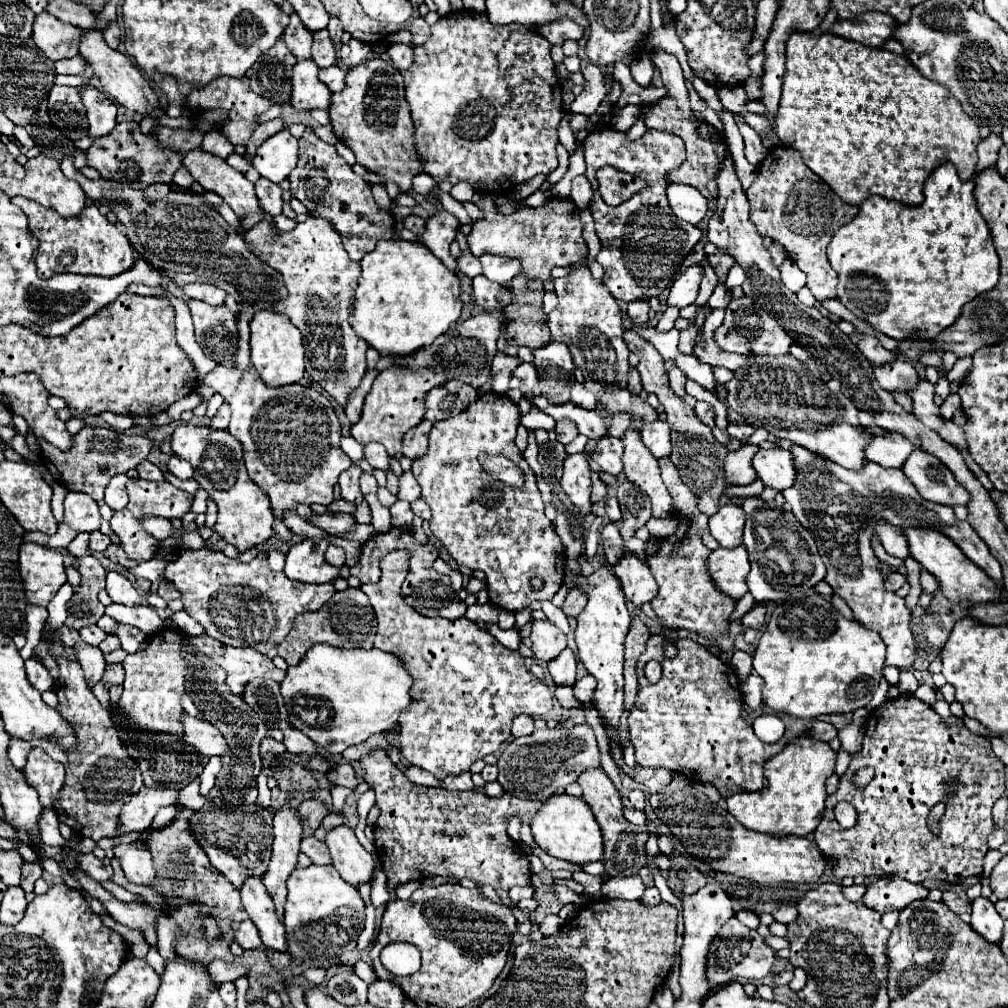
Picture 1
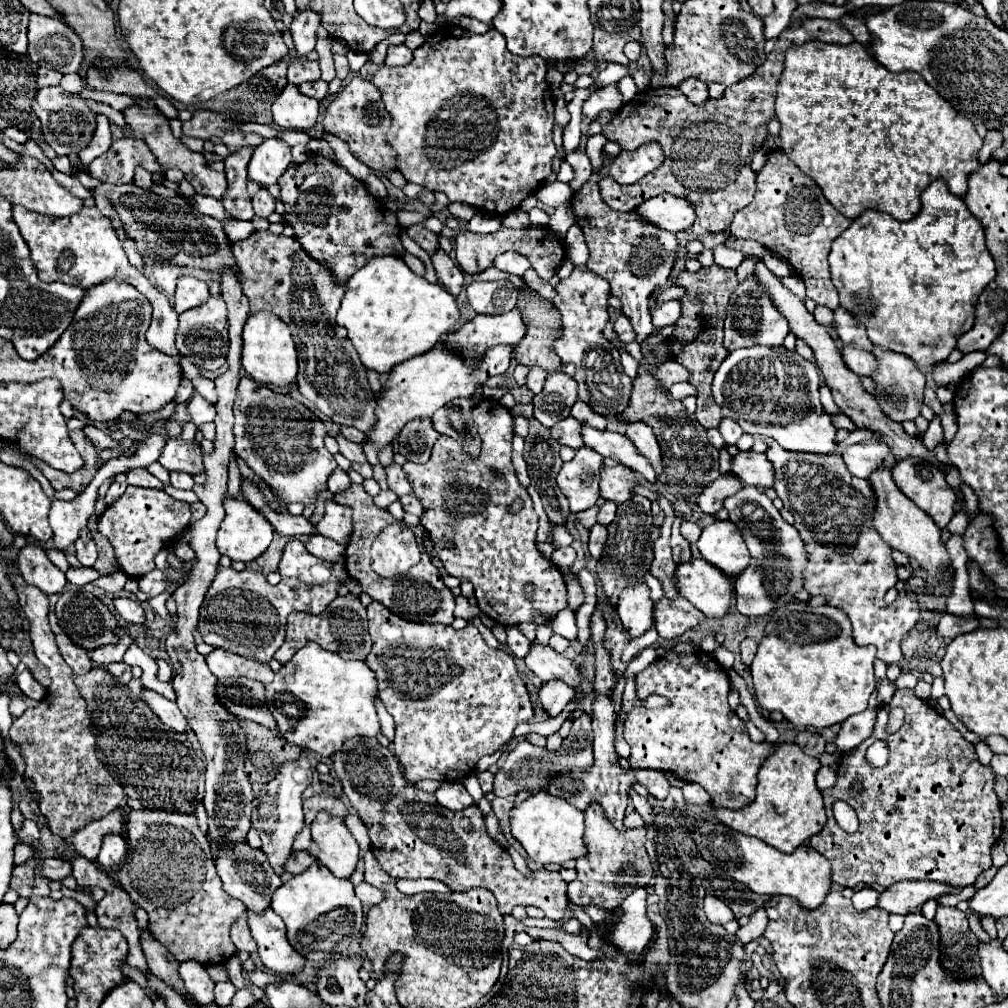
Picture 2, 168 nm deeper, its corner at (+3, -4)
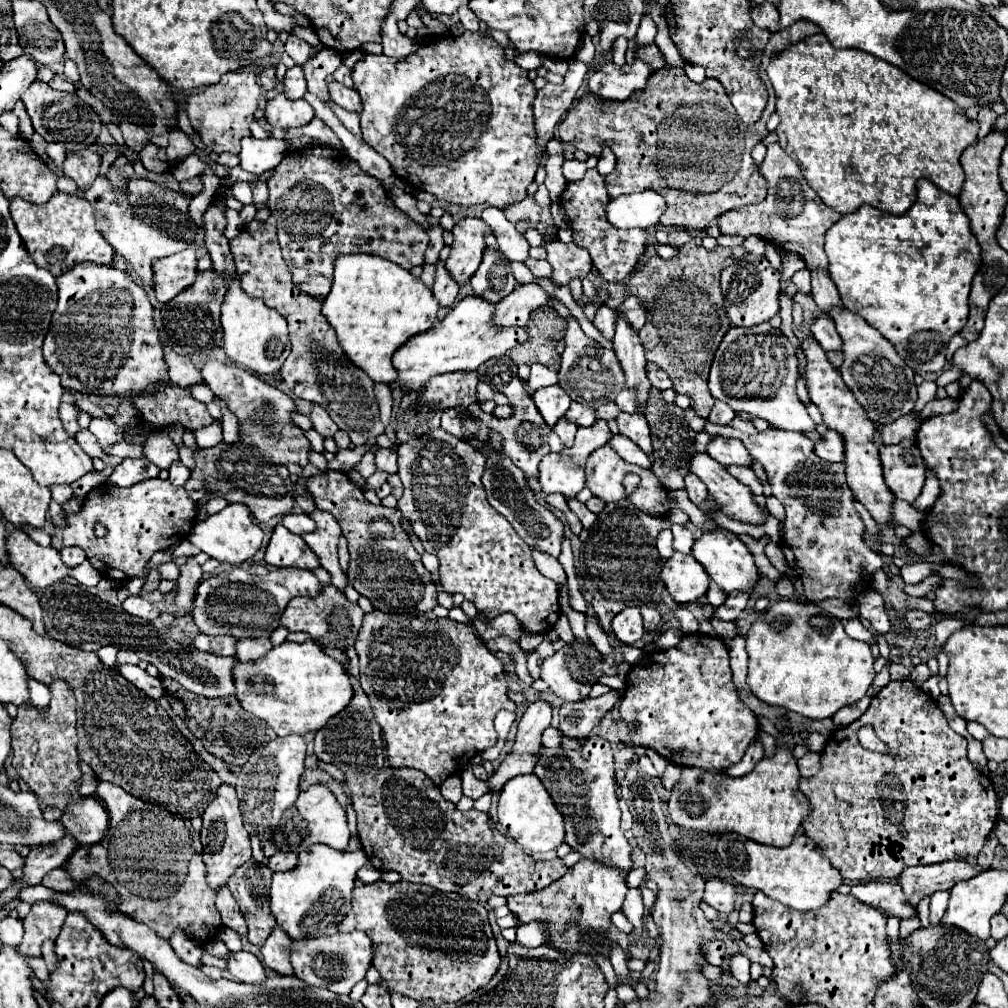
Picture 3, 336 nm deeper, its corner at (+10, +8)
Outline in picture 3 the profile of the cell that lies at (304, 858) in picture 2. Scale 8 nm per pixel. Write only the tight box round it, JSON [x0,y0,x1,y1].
[268,851,298,873]

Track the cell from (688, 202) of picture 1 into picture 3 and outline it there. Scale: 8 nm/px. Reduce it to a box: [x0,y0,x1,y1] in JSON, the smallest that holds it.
[604,191,666,229]

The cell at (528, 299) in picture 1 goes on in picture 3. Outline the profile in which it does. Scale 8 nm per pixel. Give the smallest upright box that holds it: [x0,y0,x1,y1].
[510,307,566,369]

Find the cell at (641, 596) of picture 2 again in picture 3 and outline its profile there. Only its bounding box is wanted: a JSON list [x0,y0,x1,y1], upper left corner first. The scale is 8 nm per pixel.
[610,607,642,645]

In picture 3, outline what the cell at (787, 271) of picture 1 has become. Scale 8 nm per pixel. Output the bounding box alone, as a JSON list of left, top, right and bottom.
[742,237,766,255]

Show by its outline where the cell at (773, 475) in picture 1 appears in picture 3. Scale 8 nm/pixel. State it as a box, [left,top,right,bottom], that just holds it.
[706,437,752,465]

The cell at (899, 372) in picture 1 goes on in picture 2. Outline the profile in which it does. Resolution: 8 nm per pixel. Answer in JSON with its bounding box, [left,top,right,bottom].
[843,347,877,377]

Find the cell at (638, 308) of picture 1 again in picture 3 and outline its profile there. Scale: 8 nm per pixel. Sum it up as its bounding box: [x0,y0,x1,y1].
[592,305,616,339]

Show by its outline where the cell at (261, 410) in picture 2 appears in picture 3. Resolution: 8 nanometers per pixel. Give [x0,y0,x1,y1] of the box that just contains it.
[200,359,310,465]

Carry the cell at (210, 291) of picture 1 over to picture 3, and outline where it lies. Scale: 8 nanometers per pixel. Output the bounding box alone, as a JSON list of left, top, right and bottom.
[152,247,196,303]

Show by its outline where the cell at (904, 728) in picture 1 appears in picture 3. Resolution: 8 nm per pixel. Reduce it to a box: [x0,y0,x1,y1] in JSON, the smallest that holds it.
[800,681,999,881]

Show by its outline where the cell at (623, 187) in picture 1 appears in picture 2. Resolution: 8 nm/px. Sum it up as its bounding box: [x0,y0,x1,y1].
[601,19,855,235]

